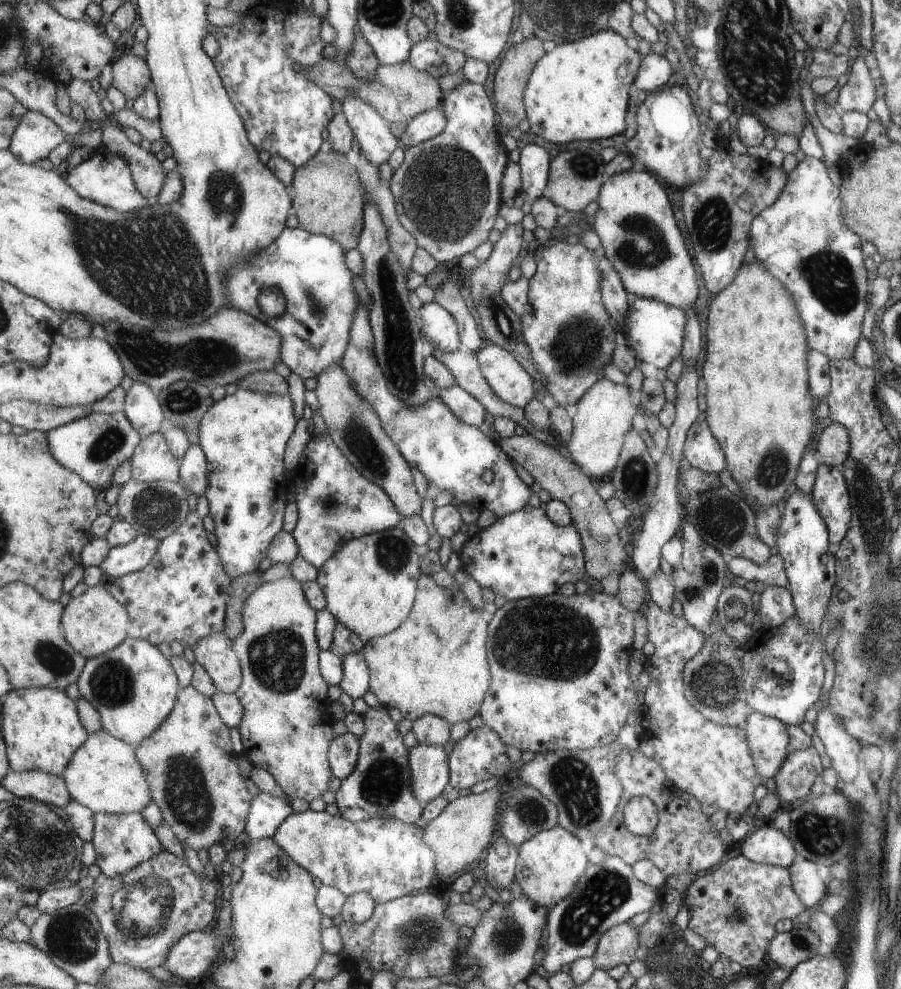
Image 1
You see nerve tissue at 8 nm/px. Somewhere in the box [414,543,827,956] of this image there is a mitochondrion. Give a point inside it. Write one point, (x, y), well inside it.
(521, 640)

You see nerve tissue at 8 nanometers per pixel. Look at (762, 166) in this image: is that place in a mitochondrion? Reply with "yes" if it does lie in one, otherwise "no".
no

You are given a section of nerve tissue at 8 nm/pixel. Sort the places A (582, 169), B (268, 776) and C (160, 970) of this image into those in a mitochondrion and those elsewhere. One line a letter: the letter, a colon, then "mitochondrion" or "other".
A: mitochondrion
B: other
C: other

